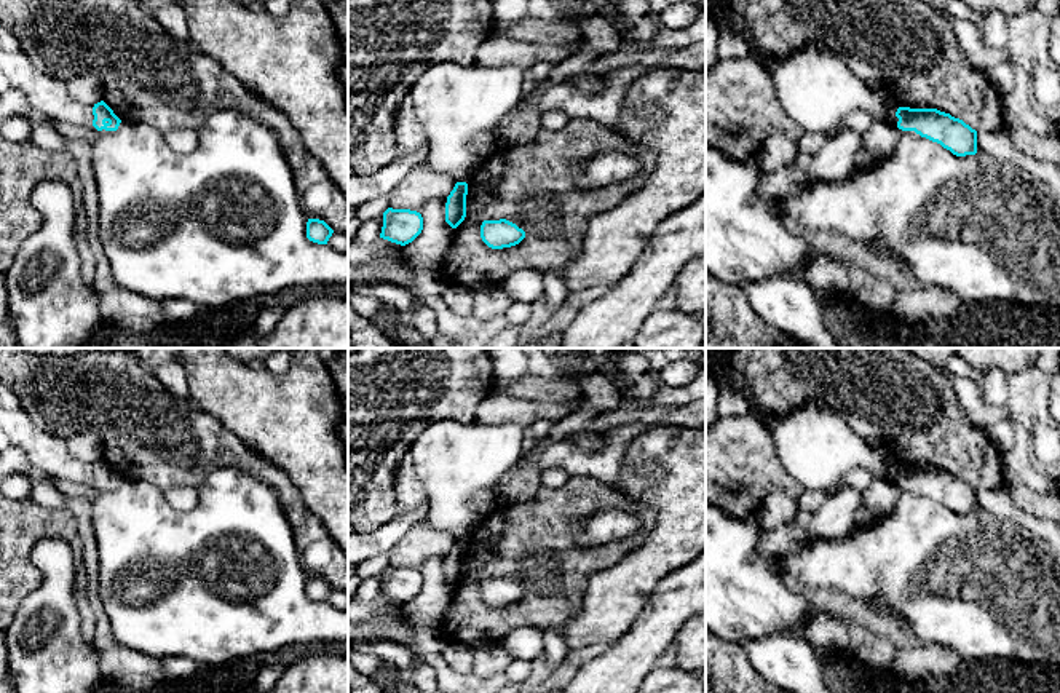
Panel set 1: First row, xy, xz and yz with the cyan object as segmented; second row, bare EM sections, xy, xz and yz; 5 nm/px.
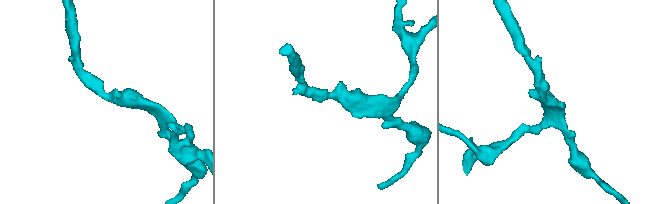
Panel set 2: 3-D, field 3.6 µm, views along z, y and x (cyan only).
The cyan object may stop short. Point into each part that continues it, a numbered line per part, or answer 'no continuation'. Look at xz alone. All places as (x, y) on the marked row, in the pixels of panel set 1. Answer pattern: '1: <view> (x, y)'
no continuation

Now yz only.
no continuation

